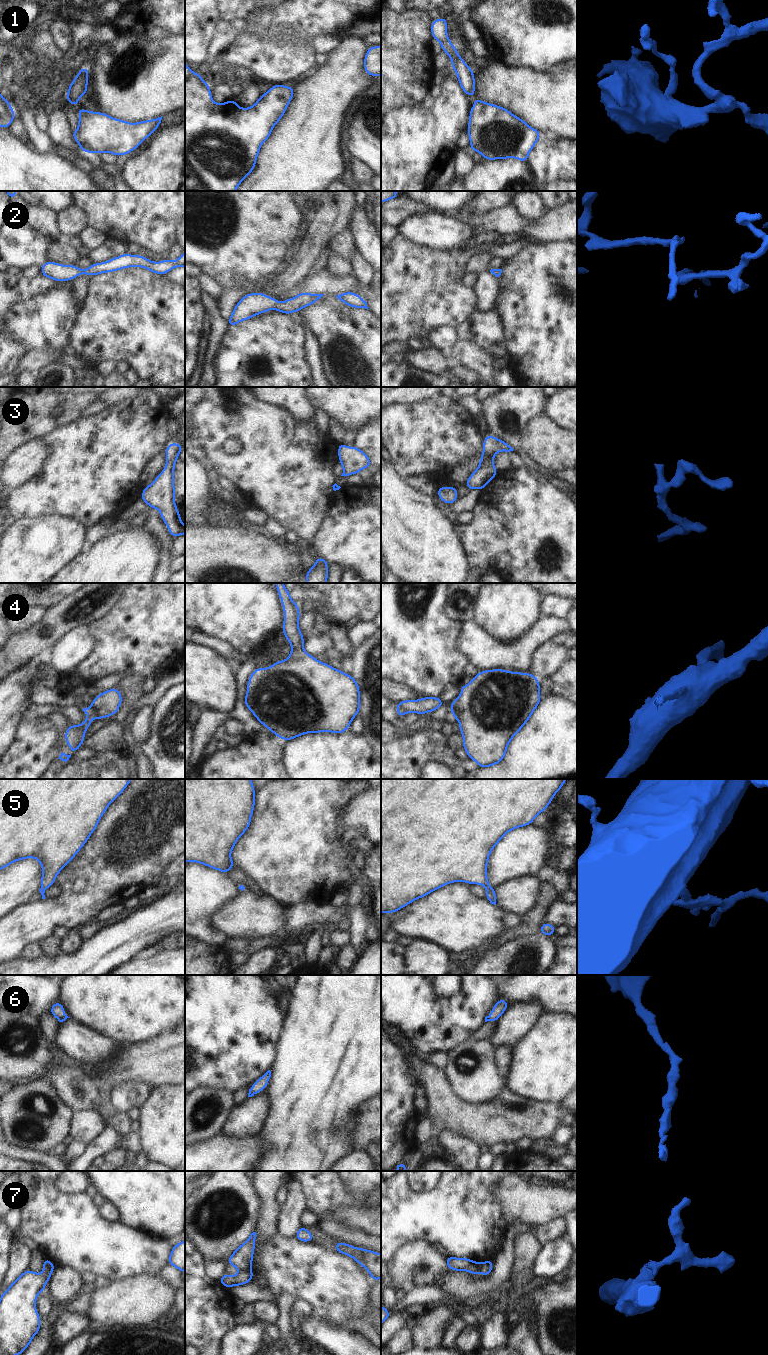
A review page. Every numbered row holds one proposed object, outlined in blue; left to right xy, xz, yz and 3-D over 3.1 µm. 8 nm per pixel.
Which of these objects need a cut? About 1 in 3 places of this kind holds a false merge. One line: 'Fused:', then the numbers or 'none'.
Fused: 7

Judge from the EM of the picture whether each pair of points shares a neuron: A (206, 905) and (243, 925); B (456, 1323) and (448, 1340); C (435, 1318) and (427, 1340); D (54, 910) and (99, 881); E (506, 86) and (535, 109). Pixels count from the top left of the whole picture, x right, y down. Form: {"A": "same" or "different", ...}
{"A": "different", "B": "same", "C": "same", "D": "same", "E": "same"}

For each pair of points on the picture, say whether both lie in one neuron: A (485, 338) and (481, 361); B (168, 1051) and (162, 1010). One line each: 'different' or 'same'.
A: different
B: different

